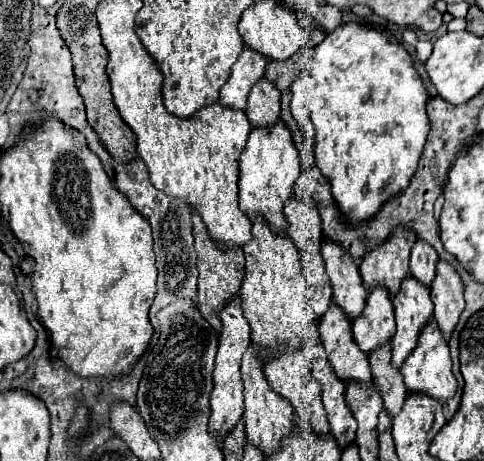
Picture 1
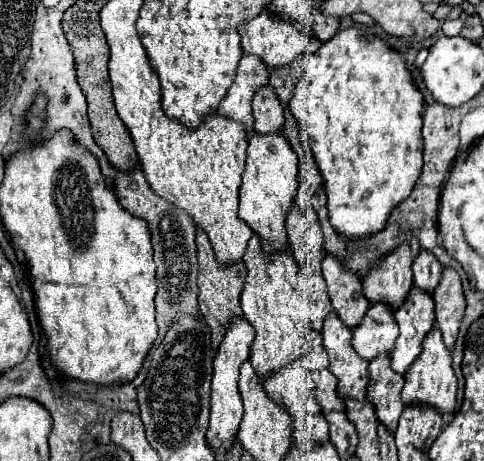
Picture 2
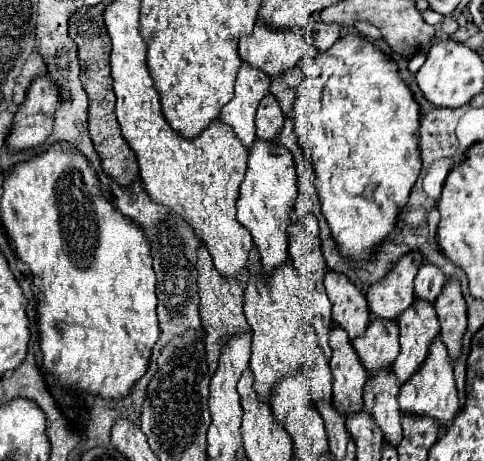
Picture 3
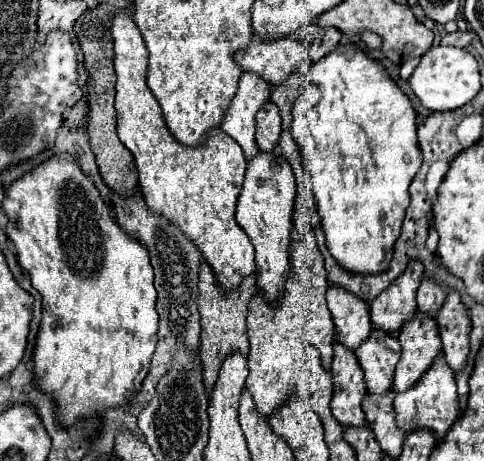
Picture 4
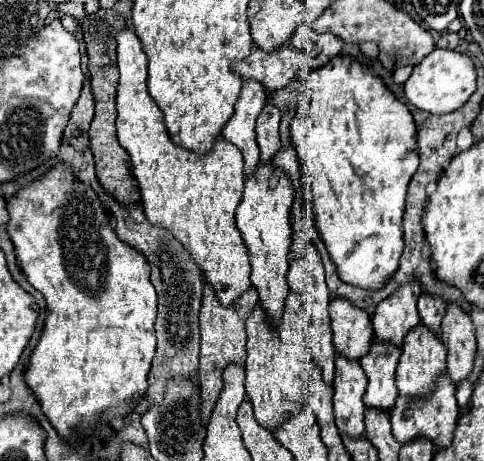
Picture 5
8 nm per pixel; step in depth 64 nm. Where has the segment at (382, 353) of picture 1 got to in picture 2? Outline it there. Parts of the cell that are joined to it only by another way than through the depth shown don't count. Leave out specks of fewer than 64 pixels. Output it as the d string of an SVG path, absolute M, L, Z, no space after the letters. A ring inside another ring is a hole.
M378 356L368 366L368 388L366 398L374 404L378 420L394 434L398 418L404 410L400 400L400 390L404 386L404 378L390 368L388 356Z

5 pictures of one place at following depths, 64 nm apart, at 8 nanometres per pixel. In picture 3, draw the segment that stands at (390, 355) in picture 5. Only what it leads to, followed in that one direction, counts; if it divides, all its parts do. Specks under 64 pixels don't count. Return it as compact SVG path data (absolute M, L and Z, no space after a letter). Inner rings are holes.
M374 318L364 332L364 336L352 342L362 366L368 376L376 376L380 368L390 368L400 354L398 344L398 324L390 320Z

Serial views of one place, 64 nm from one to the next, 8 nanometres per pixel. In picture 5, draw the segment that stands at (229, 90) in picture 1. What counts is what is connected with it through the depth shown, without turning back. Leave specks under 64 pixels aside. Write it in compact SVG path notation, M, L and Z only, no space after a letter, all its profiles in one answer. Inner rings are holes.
M244 80L240 98L236 102L234 116L228 120L228 124L222 130L222 136L240 148L244 156L244 174L250 176L260 162L258 156L258 144L254 136L254 124L258 114L262 112L266 104L266 92L260 88L260 84L254 84L252 80Z

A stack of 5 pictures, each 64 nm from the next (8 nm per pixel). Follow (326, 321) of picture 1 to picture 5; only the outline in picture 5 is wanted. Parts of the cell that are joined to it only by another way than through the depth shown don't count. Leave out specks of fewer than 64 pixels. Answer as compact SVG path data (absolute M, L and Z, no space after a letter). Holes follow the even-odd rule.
M338 356L334 376L334 416L340 434L350 438L360 438L364 434L364 392L366 374L362 366Z

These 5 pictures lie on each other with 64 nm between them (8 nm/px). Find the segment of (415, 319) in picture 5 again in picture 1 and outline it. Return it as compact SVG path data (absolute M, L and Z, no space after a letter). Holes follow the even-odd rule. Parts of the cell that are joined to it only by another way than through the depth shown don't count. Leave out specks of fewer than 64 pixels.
M398 230L364 256L360 262L360 274L368 292L372 292L372 288L386 288L390 296L396 296L402 280L410 276L408 260L412 242L416 242L412 230Z

